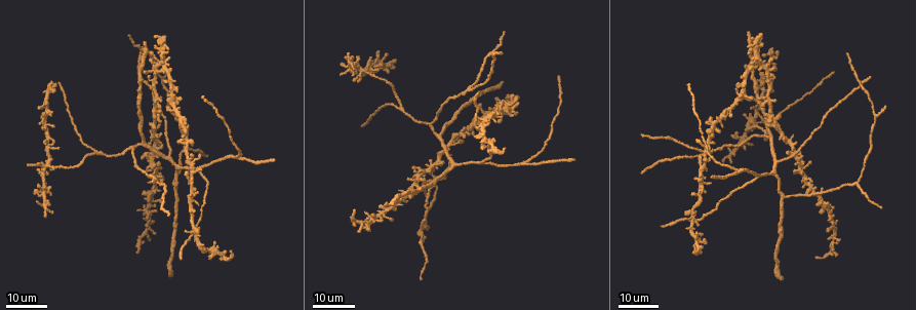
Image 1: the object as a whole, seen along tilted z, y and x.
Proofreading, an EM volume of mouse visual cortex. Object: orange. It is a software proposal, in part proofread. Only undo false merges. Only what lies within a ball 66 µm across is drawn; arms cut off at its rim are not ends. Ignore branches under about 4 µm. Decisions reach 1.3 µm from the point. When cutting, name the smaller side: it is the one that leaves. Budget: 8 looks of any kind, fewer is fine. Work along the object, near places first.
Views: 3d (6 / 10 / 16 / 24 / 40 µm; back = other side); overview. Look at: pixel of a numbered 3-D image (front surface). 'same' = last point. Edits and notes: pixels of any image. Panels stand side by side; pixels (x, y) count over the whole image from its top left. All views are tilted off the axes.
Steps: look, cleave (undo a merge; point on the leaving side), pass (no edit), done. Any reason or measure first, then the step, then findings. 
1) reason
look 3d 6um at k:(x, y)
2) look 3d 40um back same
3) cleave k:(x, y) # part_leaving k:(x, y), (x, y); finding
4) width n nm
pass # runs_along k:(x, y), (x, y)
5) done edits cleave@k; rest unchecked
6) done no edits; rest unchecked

three arms meet
look 3d 16um at 1:(130, 148)

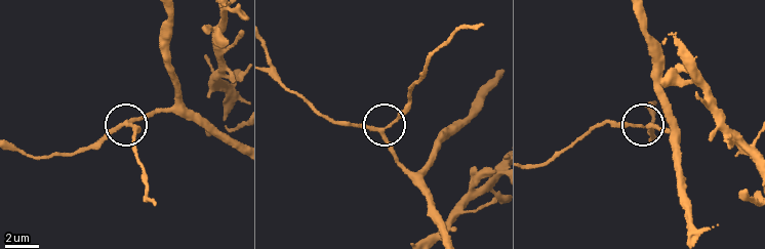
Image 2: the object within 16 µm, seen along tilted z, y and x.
zoom in
look 3d 10um at 2:(126, 123)

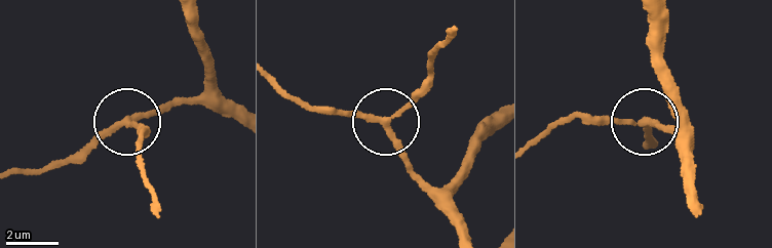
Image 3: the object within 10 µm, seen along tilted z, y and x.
pass # runs_along 3:(457, 225), (415, 171), (391, 125), (427, 80); one neuron here

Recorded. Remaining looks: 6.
a fork
look 3d 24um at 1:(758, 175)

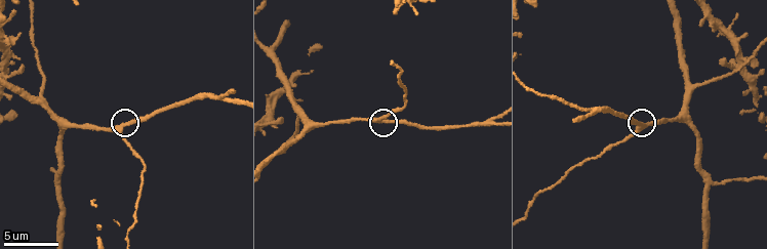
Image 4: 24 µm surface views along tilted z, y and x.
look 3d 6um at 4:(641, 123)

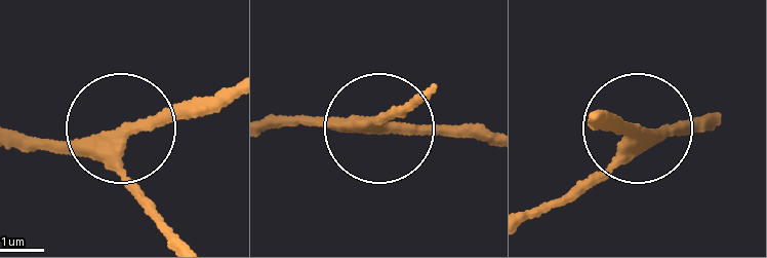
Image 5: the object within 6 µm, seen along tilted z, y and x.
side_arm 44 um
pass # runs_along 5:(532, 214), (570, 197), (636, 133), (589, 116); one neuron here

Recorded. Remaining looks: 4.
three arms meet
look 3d 16um at 4:(584, 110)

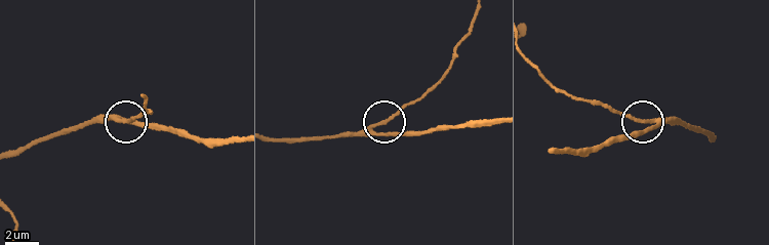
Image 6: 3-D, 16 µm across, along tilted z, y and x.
zoom in
look 3d 6um at 6:(383, 123)

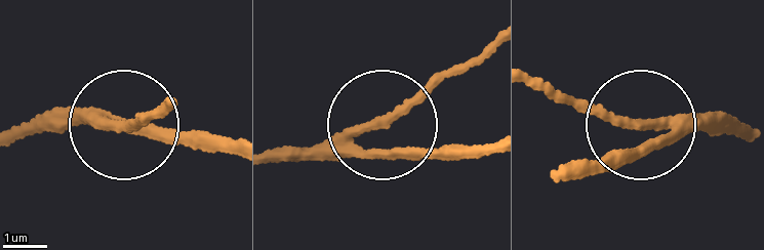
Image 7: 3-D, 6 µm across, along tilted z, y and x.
arms 3
pass # runs_along 7:(272, 159), (382, 127), (402, 147), (478, 159); continuous, no second neuron

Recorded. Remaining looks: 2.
thin arm on a thick one
look 3d 16um at 1:(467, 90)

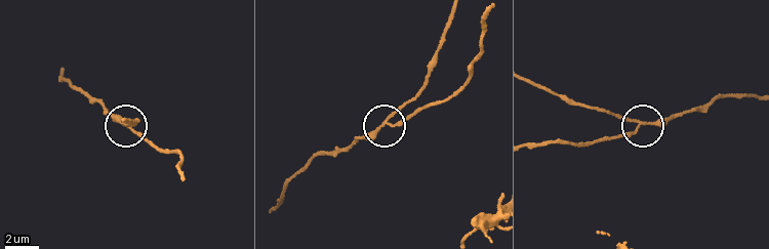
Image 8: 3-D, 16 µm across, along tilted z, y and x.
closer look
look 3d 6um at 8:(638, 124)

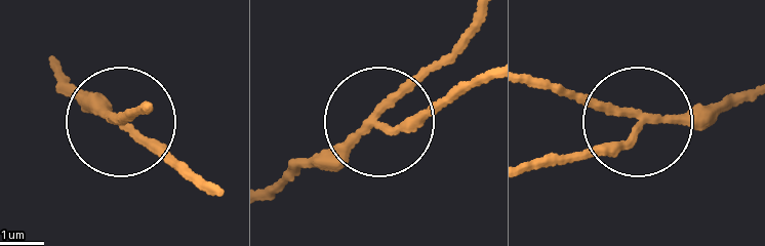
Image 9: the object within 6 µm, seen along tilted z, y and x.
arms 3
pass # runs_along 9:(271, 192), (304, 167), (341, 161), (460, 51); all the same neuron

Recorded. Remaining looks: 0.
done no edits; rest unchecked

